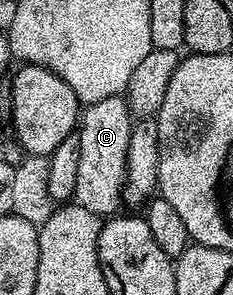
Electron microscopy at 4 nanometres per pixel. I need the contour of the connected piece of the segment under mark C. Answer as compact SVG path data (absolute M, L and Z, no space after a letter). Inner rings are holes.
M118 95L100 103L92 103L82 112L77 127L81 161L77 161L77 183L73 199L80 207L89 209L89 213L111 217L120 210L132 126L133 116L127 108L127 100Z

